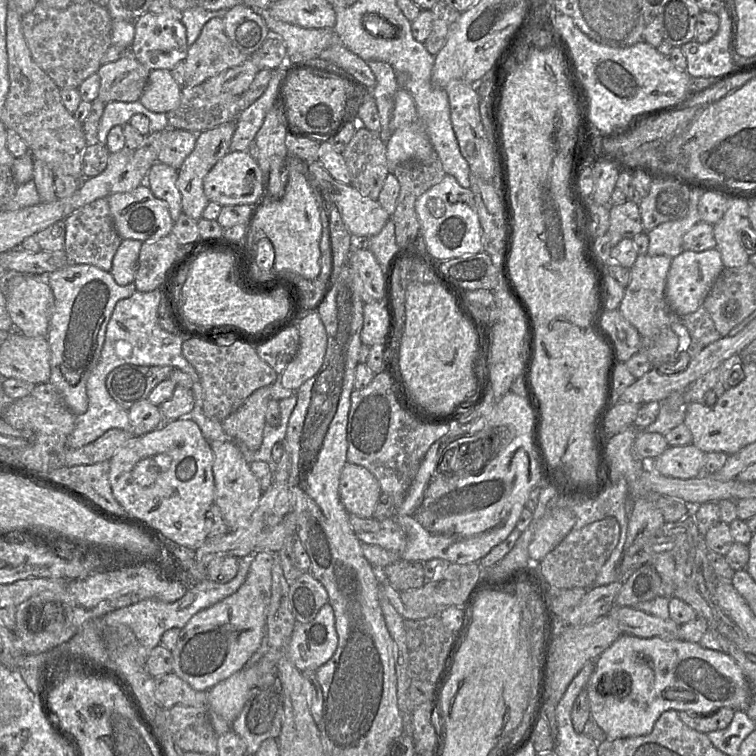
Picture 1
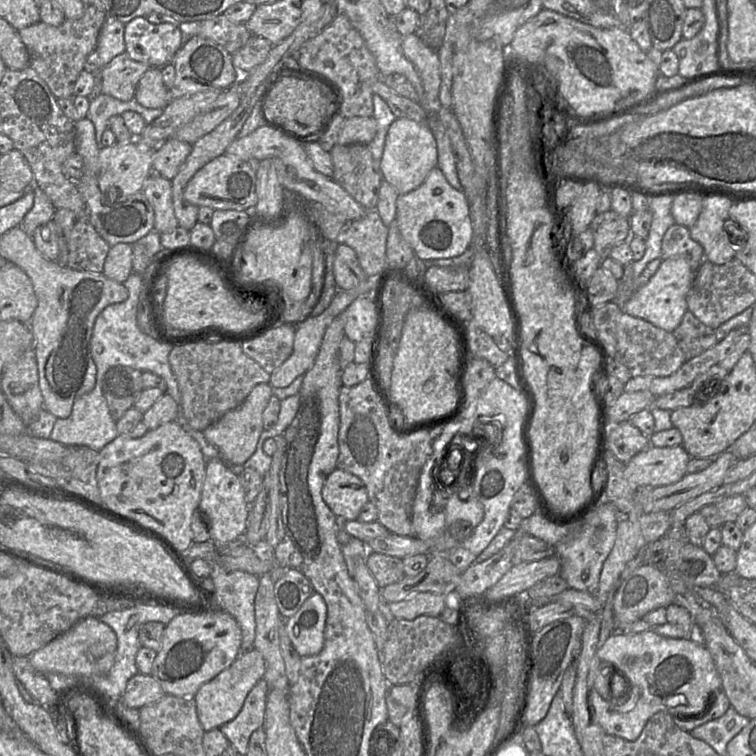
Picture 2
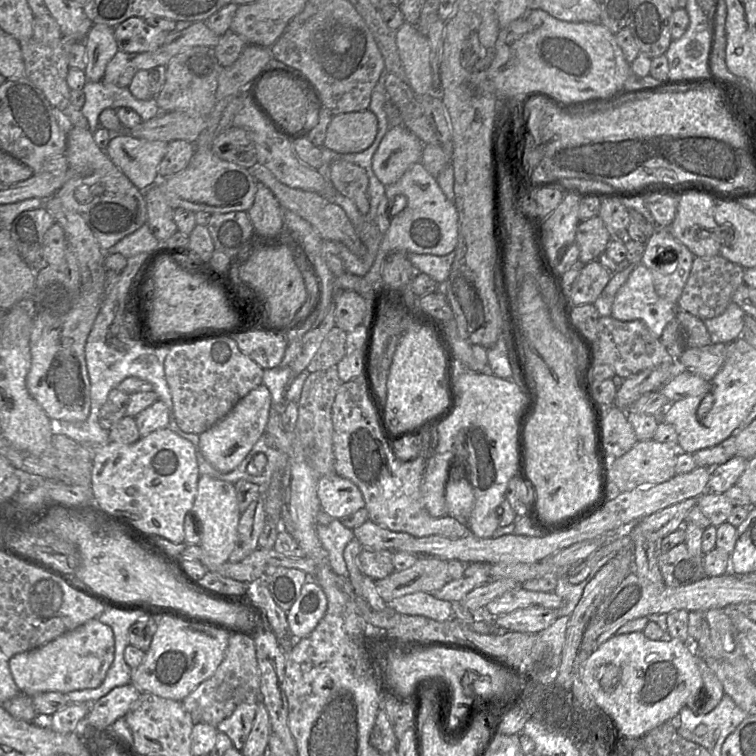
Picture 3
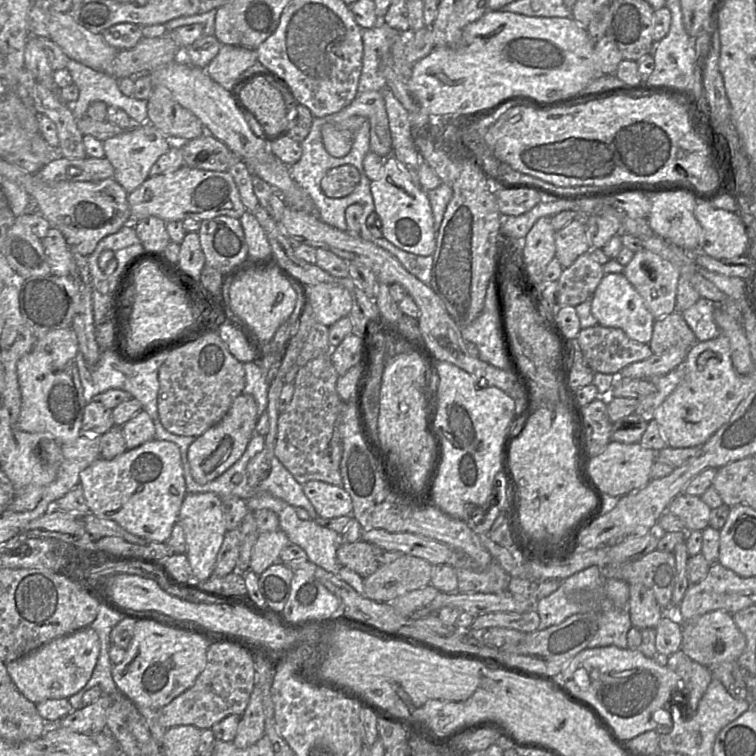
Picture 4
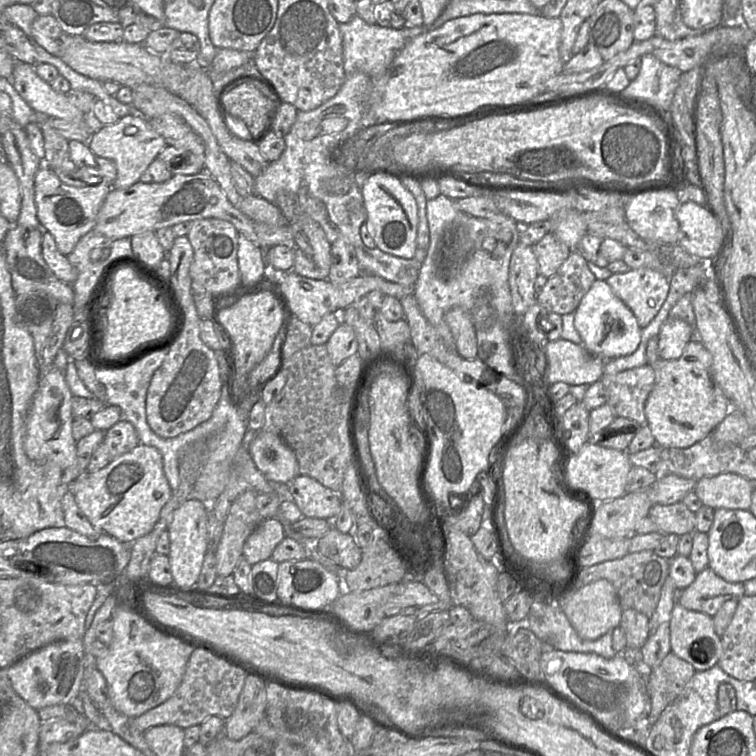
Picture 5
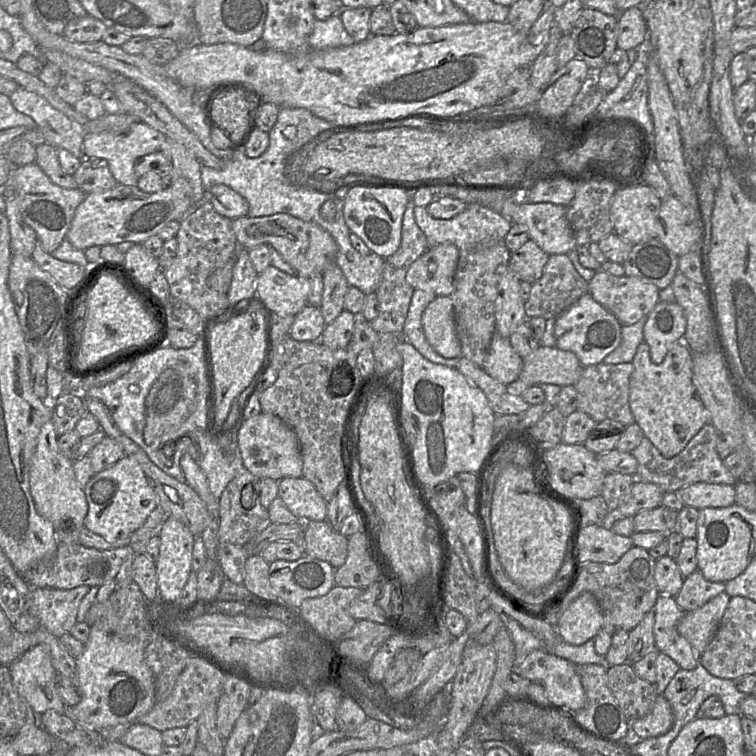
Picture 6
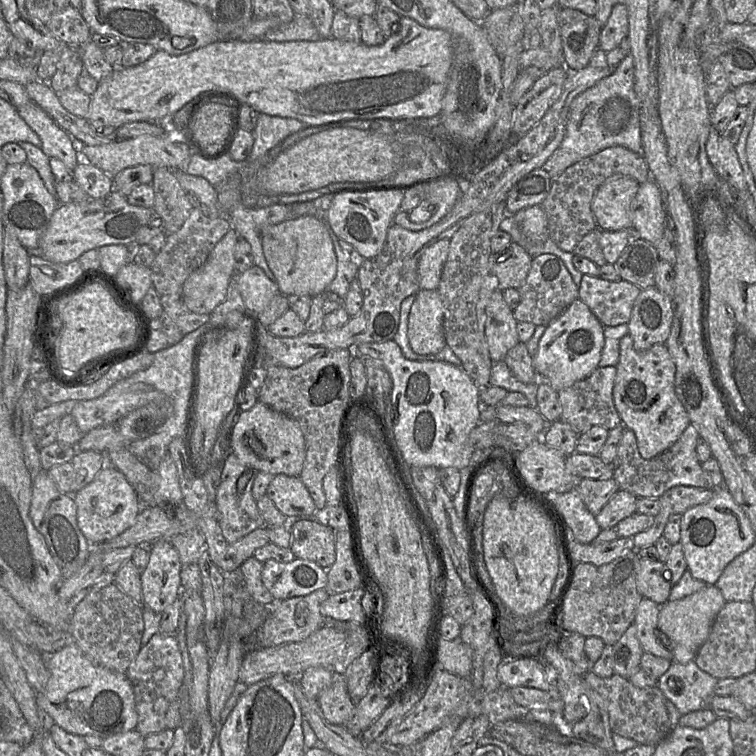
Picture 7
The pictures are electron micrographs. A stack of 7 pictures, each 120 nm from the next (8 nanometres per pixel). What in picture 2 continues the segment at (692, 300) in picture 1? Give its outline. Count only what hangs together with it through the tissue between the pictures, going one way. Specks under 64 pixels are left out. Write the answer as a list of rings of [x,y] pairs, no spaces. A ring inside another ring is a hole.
[[[672,257],[663,260],[657,272],[647,284],[633,293],[631,298],[625,303],[622,311],[673,333],[681,323],[684,314],[688,311],[687,296],[691,290],[695,274],[696,271],[692,269],[684,258]]]

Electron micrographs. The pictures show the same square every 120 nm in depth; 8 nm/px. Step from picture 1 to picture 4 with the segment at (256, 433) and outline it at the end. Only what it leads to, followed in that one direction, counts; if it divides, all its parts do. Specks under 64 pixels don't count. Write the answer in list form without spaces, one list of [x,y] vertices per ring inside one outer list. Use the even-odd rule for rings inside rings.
[[[249,394],[238,396],[225,416],[189,446],[187,457],[194,480],[199,484],[208,483],[222,475],[238,461],[255,434],[257,420],[258,405],[254,397]]]

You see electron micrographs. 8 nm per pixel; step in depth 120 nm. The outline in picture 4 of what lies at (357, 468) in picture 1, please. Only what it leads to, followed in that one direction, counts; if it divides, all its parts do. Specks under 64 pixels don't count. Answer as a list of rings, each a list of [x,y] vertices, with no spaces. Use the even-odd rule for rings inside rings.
[[[320,480],[308,481],[302,487],[319,517],[331,519],[352,515],[352,499],[344,487]]]

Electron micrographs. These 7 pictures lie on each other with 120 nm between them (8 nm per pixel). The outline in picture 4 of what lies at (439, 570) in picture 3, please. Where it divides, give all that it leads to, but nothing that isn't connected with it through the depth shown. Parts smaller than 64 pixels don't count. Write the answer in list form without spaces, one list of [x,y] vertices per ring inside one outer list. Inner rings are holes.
[[[404,554],[389,564],[382,564],[370,576],[364,578],[364,595],[377,602],[388,602],[413,590],[430,585],[432,564],[425,559]]]

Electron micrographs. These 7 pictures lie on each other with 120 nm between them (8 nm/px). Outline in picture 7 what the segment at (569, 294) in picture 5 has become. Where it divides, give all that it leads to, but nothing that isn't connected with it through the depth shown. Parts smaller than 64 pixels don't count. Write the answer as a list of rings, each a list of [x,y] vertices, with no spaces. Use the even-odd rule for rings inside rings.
[[[541,254],[533,258],[524,284],[518,288],[520,302],[513,309],[517,322],[530,322],[536,326],[547,326],[578,299],[579,287],[574,282],[563,261],[552,254]]]

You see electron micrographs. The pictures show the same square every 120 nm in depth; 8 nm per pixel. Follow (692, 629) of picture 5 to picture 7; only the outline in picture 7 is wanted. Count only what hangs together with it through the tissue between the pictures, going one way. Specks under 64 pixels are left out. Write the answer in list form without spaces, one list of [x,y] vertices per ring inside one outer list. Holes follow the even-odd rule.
[[[643,598],[637,609],[633,625],[644,653],[653,654],[673,662],[672,652],[656,636],[660,608],[661,605]]]

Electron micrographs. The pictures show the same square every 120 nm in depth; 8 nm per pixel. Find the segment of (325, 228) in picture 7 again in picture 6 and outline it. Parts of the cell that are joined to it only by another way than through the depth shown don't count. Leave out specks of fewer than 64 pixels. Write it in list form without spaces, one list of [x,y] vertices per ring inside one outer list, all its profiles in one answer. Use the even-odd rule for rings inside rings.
[[[277,213],[262,217],[240,216],[232,219],[231,225],[236,240],[241,246],[251,249],[261,244],[271,245],[299,273],[322,272],[323,274],[328,264],[334,260],[336,261],[338,254],[337,243],[333,236],[317,223],[304,221],[286,213]]]

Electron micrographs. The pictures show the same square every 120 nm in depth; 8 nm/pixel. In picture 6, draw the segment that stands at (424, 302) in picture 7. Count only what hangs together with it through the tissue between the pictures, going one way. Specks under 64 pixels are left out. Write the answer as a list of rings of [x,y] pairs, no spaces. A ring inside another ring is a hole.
[[[436,296],[422,313],[421,323],[430,346],[445,358],[462,357],[450,296]]]

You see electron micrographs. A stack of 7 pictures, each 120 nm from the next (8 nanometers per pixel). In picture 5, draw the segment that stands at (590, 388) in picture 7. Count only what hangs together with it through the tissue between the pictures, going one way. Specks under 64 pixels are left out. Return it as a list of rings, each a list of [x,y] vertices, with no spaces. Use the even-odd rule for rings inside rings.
[[[649,365],[603,375],[600,379],[606,392],[606,403],[618,417],[647,425],[646,401],[655,385],[655,371]]]

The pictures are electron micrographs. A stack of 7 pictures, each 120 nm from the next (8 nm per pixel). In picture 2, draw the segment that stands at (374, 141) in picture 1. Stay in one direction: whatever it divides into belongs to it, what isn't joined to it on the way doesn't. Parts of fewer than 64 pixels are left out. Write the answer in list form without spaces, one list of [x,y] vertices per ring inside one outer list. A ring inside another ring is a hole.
[[[335,144],[329,153],[333,163],[332,179],[363,208],[375,209],[383,178],[373,167],[368,144]]]

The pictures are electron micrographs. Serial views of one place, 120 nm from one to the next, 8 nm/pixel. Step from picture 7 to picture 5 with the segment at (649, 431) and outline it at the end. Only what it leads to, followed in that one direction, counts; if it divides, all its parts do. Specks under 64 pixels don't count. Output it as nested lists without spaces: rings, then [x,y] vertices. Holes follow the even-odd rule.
[[[657,335],[647,343],[646,358],[656,377],[645,405],[647,425],[656,440],[656,446],[686,449],[710,435],[730,412],[732,403],[713,378],[709,351],[698,339],[693,338],[678,359],[666,361],[658,354]]]

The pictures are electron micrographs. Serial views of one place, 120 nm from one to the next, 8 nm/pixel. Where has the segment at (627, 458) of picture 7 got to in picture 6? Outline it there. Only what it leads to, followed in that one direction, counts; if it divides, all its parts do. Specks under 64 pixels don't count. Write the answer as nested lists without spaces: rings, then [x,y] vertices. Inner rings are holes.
[[[710,423],[691,439],[684,450],[672,458],[664,458],[646,437],[631,453],[638,462],[637,472],[633,475],[636,482],[656,484],[665,493],[675,492],[694,483],[735,485],[737,481],[741,481],[734,477],[724,465],[724,459],[732,453],[732,448]]]

